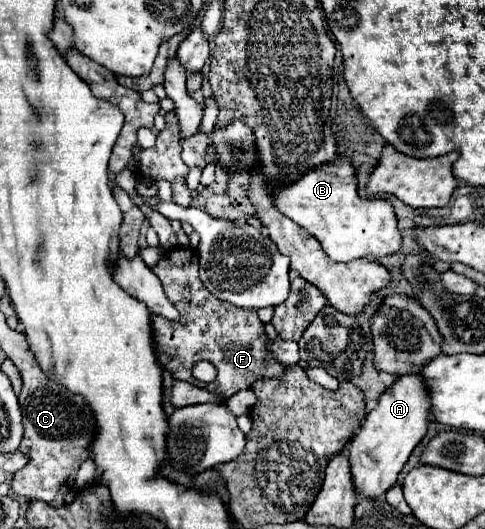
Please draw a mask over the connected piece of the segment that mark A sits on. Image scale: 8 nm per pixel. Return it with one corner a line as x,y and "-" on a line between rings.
419,370
399,376
395,384
381,394
377,406
367,414
359,434
353,438
347,450
357,492
363,492
367,498
375,498
385,494
385,490
397,482
397,476
409,460
413,448
427,434
431,418
431,398
427,394
427,382

